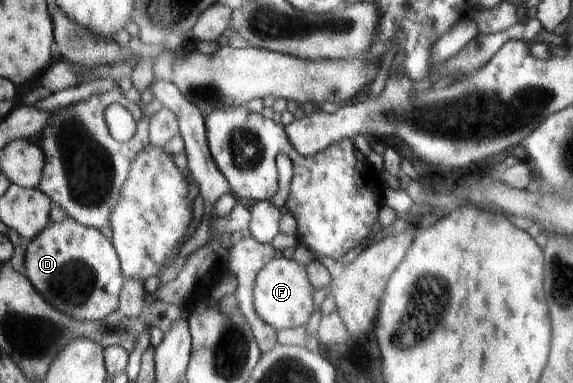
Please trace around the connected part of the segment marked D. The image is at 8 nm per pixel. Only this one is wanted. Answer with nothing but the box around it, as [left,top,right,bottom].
[24,217,124,321]

